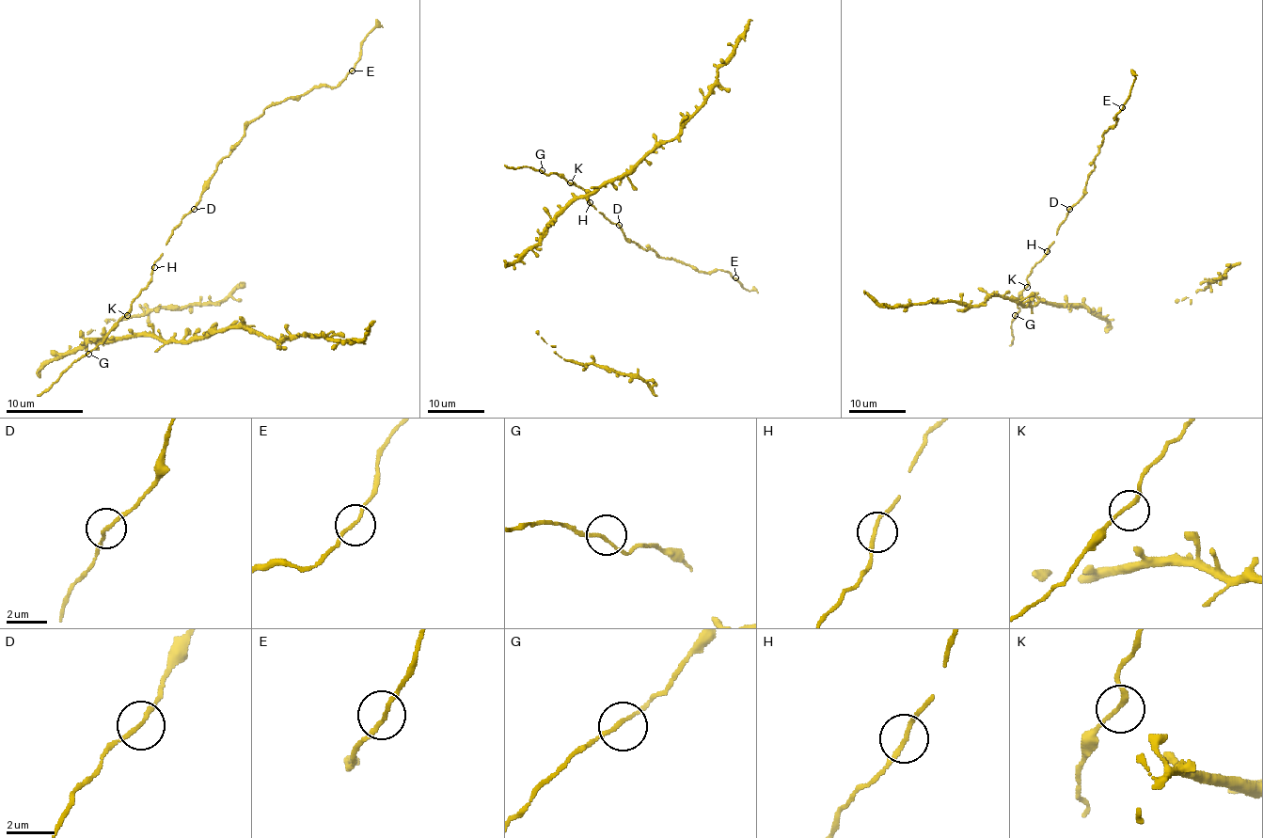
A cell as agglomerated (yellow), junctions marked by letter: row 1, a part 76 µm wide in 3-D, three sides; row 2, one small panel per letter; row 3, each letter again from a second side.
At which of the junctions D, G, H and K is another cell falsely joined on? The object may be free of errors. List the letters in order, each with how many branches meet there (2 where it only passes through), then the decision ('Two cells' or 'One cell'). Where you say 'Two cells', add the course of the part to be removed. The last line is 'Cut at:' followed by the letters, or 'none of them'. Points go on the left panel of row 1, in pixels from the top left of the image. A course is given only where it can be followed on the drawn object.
D: Branches: 2. One cell
G: Branches: 2. One cell
H: Branches: 2. One cell
K: Branches: 2. One cell
Cut at: none of them

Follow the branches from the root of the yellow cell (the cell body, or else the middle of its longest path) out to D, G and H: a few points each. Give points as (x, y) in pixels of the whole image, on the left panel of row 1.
D: (129, 313), (131, 302), (150, 280), (152, 265), (162, 254), (171, 230), (195, 210)
G: (129, 313), (88, 354)
H: (129, 313), (131, 302), (146, 286), (154, 267)

